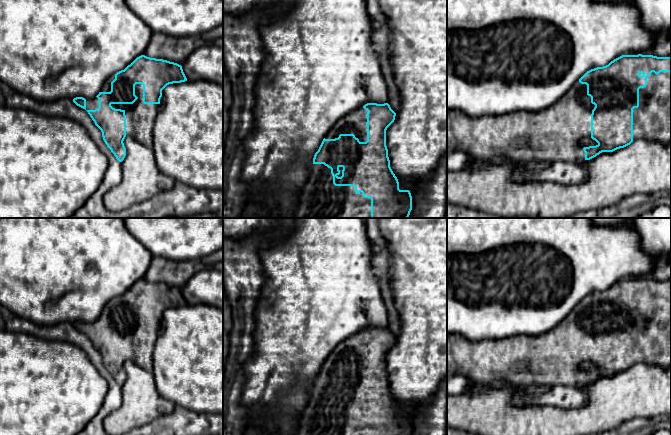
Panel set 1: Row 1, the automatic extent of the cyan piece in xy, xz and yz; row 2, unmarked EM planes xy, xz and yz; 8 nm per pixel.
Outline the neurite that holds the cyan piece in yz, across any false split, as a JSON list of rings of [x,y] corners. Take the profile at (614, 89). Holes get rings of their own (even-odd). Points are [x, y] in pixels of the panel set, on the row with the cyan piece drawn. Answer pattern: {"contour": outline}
{"contour": [[[622,55],[606,66],[587,71],[562,98],[538,112],[472,117],[459,109],[447,109],[447,152],[461,150],[479,159],[505,156],[513,161],[582,163],[602,152],[624,148],[638,139],[671,142],[671,57]],[[587,137],[598,144],[583,148],[579,143]]]}

